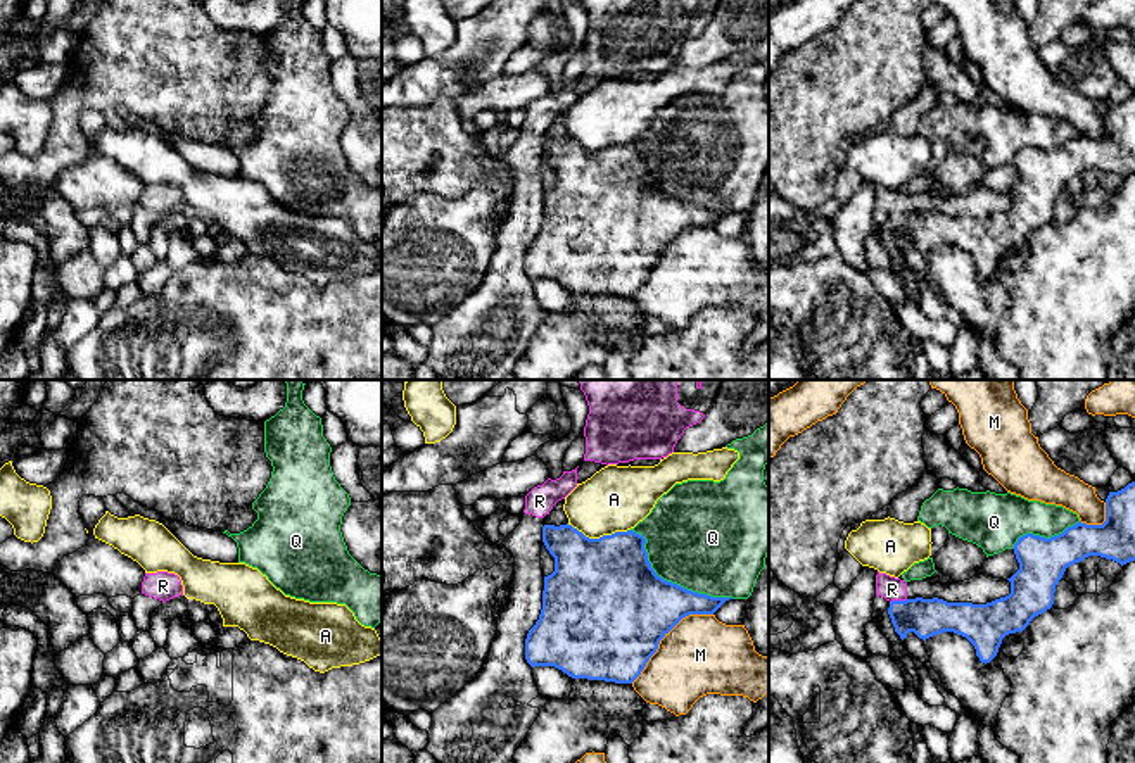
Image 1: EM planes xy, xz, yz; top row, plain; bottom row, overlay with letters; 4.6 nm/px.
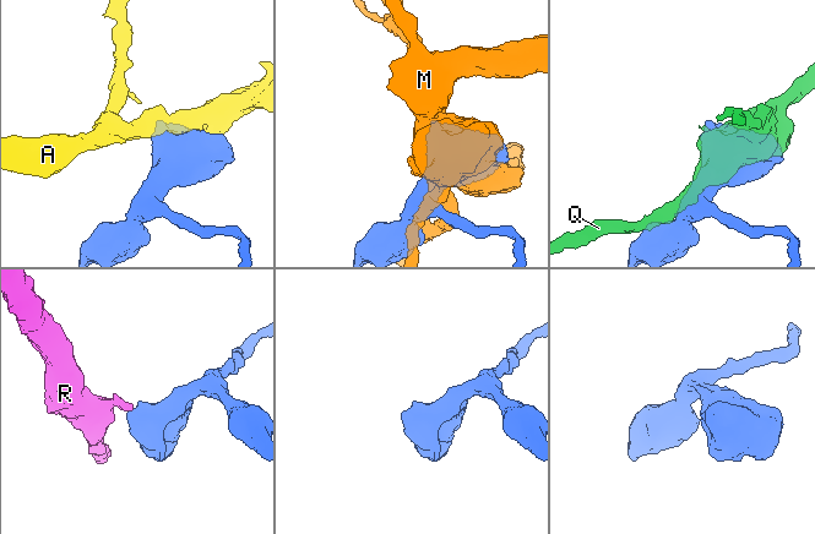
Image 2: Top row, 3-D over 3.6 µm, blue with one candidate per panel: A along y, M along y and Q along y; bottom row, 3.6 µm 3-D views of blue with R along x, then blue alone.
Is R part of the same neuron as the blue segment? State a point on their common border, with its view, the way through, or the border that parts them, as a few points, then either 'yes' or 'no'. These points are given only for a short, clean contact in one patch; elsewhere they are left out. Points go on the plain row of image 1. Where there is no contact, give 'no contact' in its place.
contact yz (897, 214); border yz (906, 211), (890, 216); no

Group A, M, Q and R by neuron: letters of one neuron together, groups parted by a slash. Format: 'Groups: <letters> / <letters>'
Groups: A / M / Q / R

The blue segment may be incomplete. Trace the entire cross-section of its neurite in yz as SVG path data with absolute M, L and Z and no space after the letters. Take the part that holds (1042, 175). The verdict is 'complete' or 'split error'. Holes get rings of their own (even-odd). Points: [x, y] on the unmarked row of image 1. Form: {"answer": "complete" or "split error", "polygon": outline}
{"answer": "complete", "polygon": "M1135 95L1109 105L1102 138L1078 135L1050 152L1026 147L1012 162L1019 183L1007 192L1011 207L1005 211L986 218L938 211L891 214L888 228L900 252L909 245L923 254L954 245L974 259L981 276L990 276L1005 249L1023 245L1035 230L1052 221L1056 199L1068 180L1088 169L1121 180L1135 174Z"}

